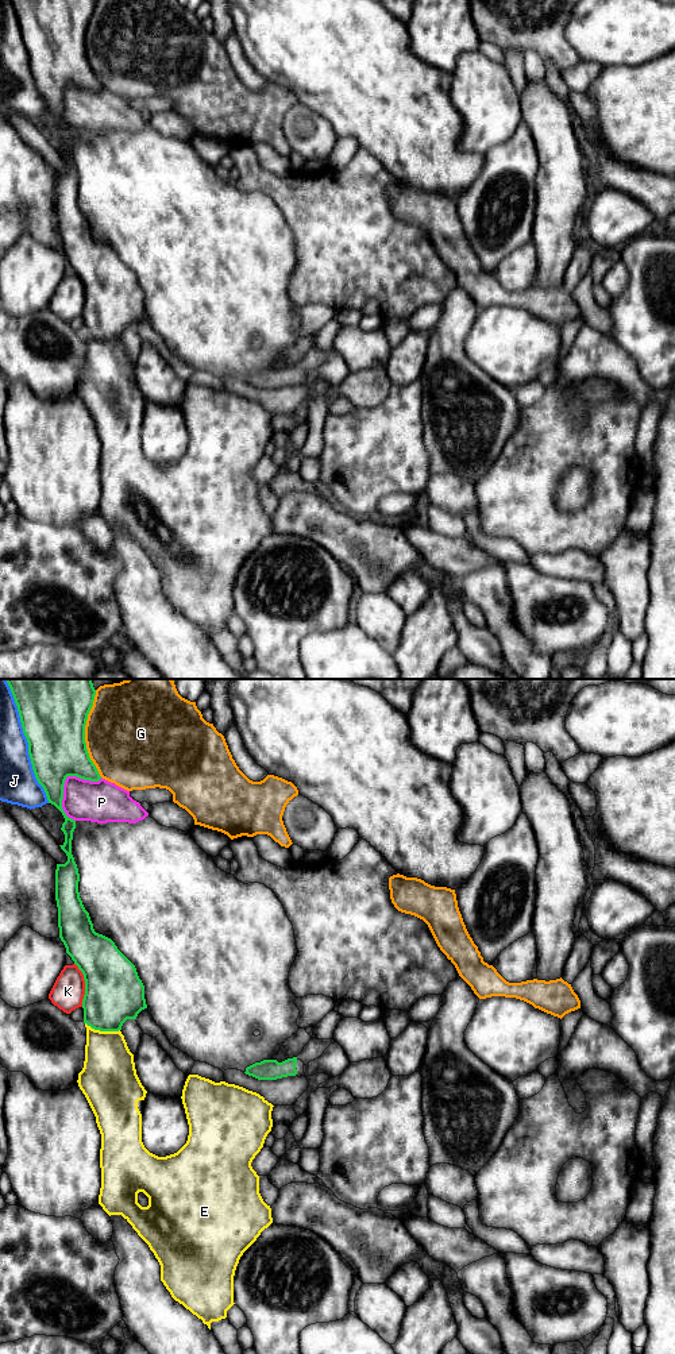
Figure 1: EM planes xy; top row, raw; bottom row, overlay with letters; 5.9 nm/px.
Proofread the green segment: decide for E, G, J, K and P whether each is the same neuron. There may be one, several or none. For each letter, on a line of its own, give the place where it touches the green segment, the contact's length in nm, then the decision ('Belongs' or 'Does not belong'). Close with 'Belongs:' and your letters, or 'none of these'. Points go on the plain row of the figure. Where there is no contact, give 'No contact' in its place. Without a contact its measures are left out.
E: Touches green at xy (103, 339). Shared border 220 nm. Does not belong
G: Touches green at xy (84, 43). Shared border 500 nm. Does not belong
J: Touches green at xy (29, 56). Shared border 700 nm. Does not belong
K: Touches green at xy (85, 293). Shared border 260 nm. Does not belong
P: Touches green at xy (65, 88). Shared border 320 nm. Does not belong
Belongs: none of these

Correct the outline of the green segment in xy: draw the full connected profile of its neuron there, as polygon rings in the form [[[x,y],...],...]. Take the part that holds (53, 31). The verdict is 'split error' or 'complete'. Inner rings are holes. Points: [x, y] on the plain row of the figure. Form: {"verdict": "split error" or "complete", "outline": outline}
{"verdict": "complete", "outline": [[[11,0],[18,15],[23,42],[28,51],[28,63],[38,92],[43,96],[49,112],[63,124],[61,139],[65,151],[61,158],[68,170],[57,173],[55,209],[58,216],[59,247],[66,262],[84,283],[85,304],[82,308],[84,332],[100,340],[119,340],[127,328],[136,328],[147,317],[144,294],[135,274],[117,258],[115,251],[94,240],[89,221],[78,201],[80,182],[72,163],[72,148],[76,130],[62,117],[63,94],[68,85],[99,90],[101,88],[89,66],[85,51],[85,34],[93,15],[96,0]]]}

